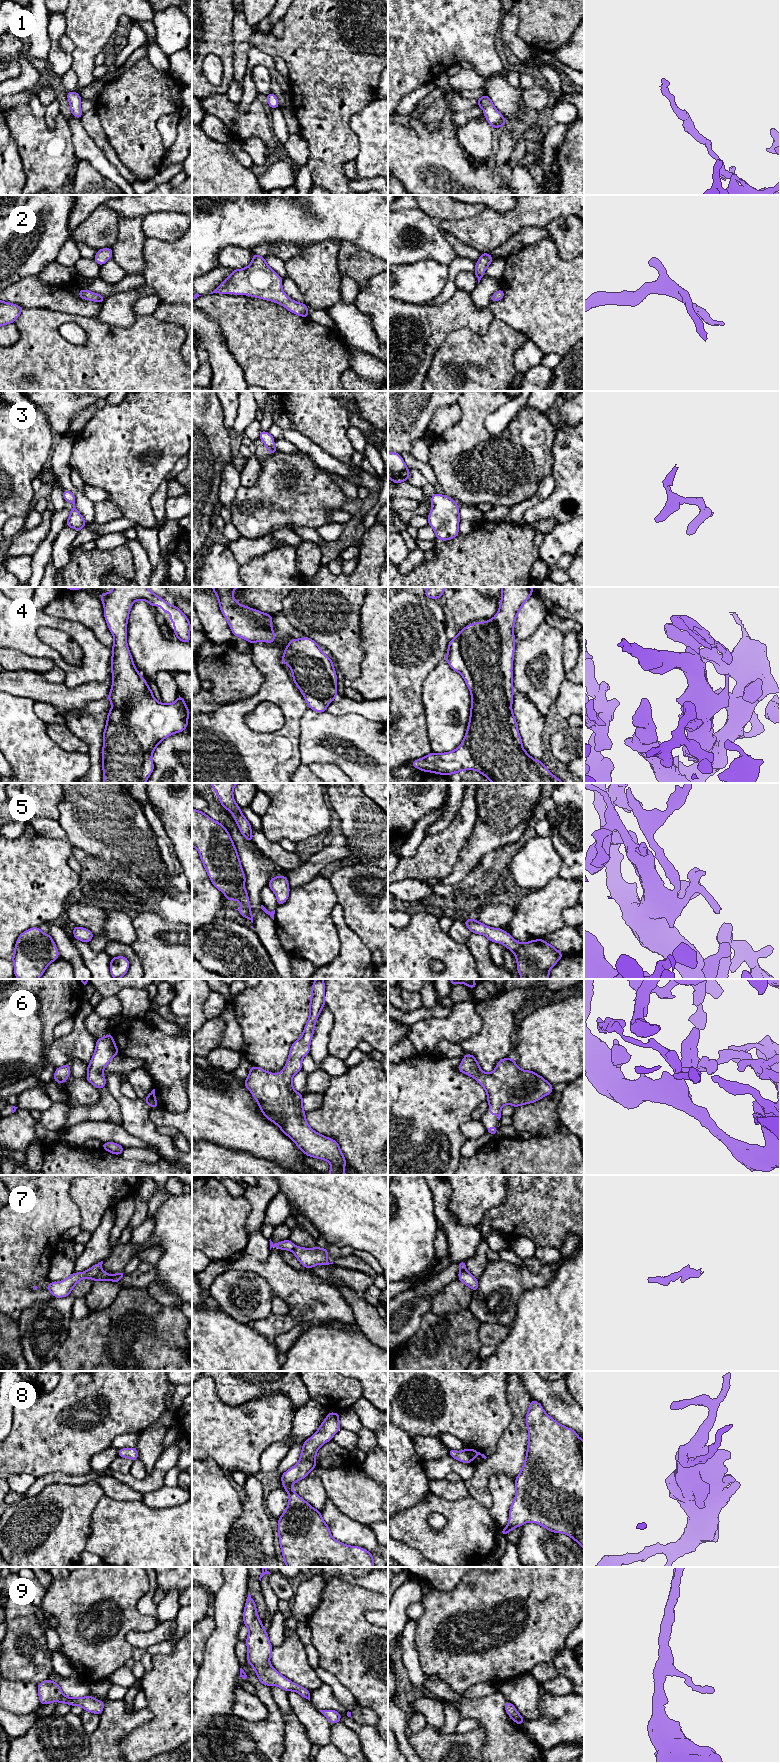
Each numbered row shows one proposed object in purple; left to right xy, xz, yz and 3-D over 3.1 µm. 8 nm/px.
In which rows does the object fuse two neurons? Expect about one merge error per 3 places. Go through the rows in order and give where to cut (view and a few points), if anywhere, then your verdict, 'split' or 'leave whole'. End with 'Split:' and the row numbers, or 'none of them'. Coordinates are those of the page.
1: cut none; leave whole
2: cut none; leave whole
3: cut none; leave whole
4: cut none; leave whole
5: cut none; leave whole
6: cut none; leave whole
7: cut xy (101, 1270), (92, 1279); split
8: cut none; leave whole
9: cut none; leave whole
Split: 7

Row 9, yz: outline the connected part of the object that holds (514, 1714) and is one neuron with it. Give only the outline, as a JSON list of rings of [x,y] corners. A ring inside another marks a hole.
[[[506,1701],[505,1711],[509,1715],[509,1717],[516,1722],[517,1725],[525,1722],[525,1719],[518,1713],[517,1709],[509,1701]]]

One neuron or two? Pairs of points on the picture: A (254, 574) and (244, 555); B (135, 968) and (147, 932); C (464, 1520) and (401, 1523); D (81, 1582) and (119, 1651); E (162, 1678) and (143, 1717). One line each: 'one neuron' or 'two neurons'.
A: two neurons
B: two neurons
C: one neuron
D: one neuron
E: two neurons

